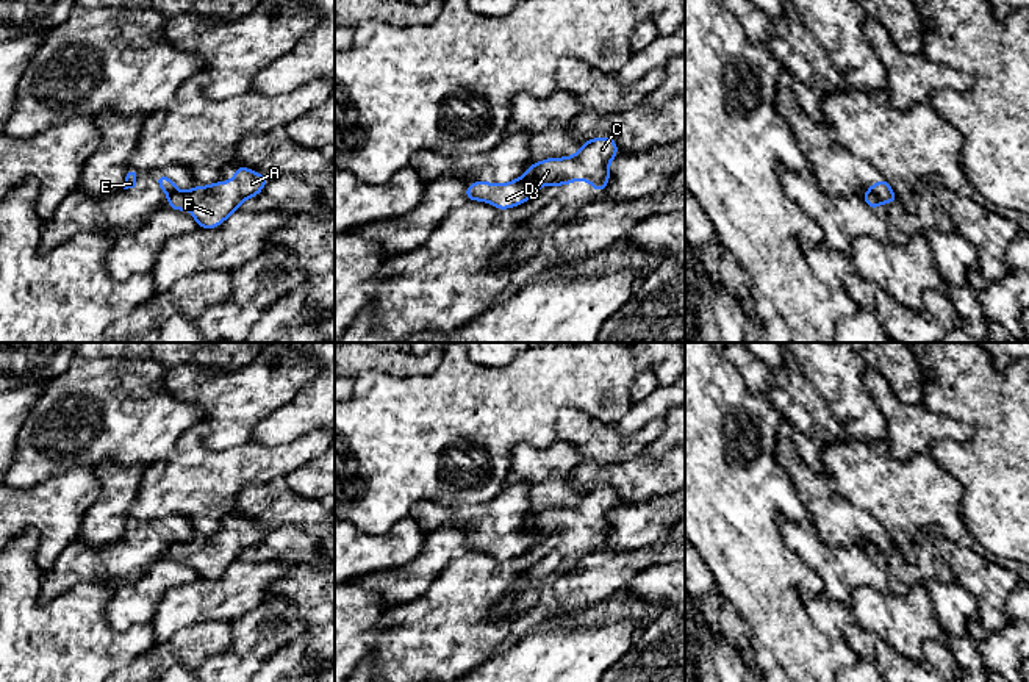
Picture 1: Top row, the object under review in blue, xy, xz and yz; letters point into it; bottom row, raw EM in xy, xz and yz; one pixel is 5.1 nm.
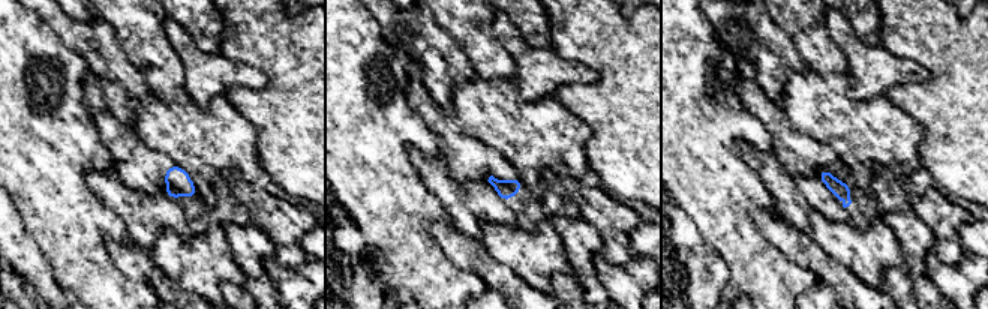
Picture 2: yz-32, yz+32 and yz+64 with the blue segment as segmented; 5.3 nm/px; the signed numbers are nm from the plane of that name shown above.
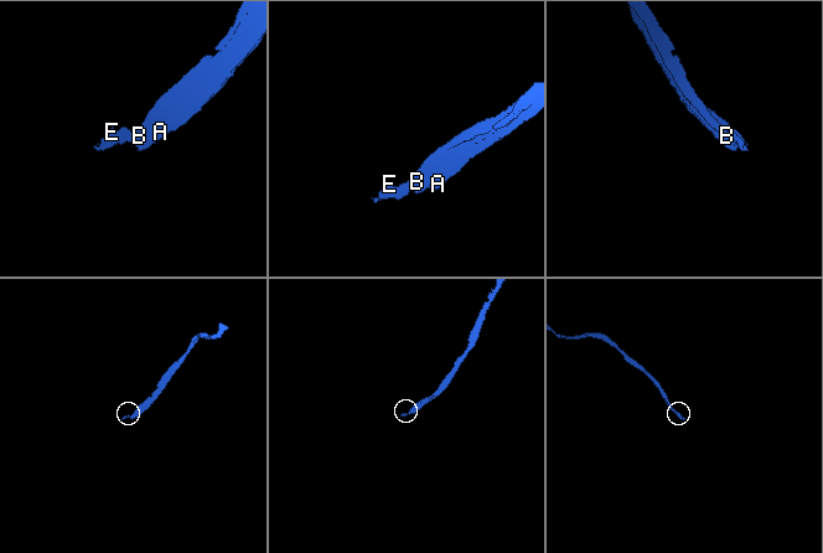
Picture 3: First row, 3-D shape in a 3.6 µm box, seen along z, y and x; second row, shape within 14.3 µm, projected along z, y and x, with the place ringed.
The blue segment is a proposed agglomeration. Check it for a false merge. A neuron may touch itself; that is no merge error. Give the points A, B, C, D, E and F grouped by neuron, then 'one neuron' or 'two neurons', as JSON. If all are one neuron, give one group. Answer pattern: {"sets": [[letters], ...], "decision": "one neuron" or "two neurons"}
{"sets": [["A", "B", "C", "F"], ["D", "E"]], "decision": "two neurons"}

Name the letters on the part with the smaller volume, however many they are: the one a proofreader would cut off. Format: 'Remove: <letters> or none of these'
Remove: D, E

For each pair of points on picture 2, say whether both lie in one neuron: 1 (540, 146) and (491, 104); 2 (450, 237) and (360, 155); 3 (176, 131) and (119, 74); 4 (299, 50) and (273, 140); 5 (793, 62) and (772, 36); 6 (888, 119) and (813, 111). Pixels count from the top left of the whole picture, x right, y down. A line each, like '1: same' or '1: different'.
1: same
2: different
3: different
4: same
5: same
6: same

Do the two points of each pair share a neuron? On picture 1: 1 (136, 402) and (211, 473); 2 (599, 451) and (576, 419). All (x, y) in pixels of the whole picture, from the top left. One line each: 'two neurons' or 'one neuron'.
1: two neurons
2: one neuron

